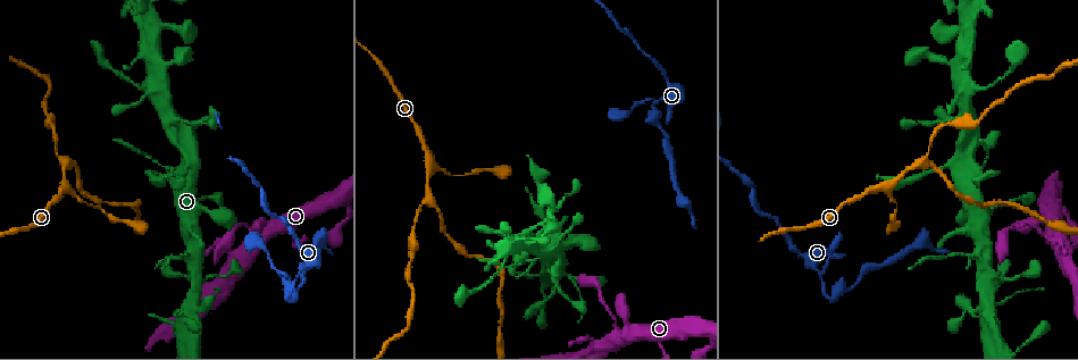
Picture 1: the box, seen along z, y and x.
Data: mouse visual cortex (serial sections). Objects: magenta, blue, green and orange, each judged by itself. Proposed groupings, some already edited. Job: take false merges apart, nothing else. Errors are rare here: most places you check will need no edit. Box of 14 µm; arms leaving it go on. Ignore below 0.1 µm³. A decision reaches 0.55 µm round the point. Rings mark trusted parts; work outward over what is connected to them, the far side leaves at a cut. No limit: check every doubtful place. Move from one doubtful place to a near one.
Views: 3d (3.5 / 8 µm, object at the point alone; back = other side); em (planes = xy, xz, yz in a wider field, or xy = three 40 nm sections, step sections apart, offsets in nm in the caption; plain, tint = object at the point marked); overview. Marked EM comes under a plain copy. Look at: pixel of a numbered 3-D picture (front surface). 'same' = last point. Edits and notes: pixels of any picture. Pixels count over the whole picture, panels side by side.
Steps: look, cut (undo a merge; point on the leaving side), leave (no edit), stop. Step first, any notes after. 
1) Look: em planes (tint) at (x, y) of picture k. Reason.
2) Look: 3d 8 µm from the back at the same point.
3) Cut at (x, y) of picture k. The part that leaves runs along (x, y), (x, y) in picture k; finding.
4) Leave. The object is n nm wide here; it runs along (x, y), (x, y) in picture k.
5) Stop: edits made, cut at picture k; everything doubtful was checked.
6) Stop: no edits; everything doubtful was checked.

Look: 3d 3.5 µm at (426, 199) of picture 1. Three-way junction.

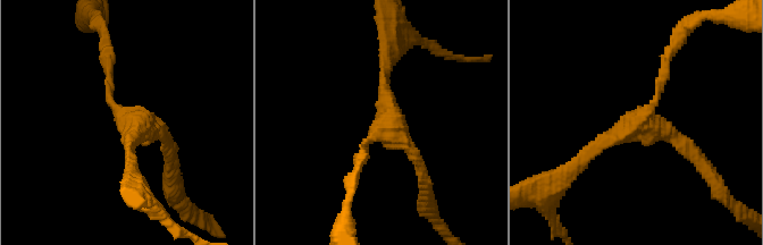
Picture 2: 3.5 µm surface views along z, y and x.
Look: em planes (tint) at (129, 119) of picture 2.

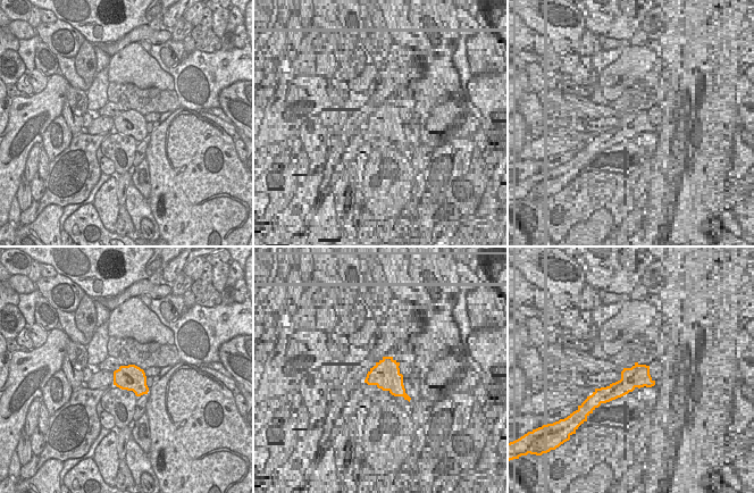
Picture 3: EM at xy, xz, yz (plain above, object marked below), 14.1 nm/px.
Look: em xy step 1 (tint) at the same point. Cut it another way.

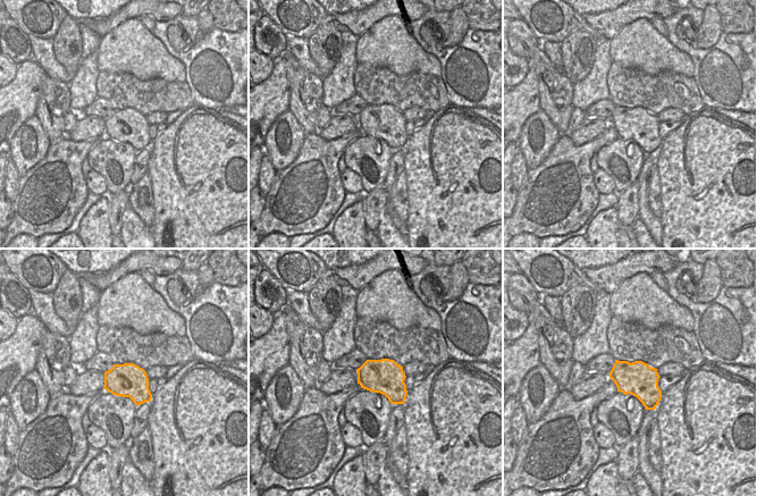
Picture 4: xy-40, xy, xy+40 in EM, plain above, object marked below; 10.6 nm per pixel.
Leave. 3 arms meet here; it runs along (383, 70), (383, 128), (408, 145), (421, 180) in picture 2; all the same cell.

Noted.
Look: 3d 3.5 µm at (823, 281) of picture 1. Two arms in line, one across.

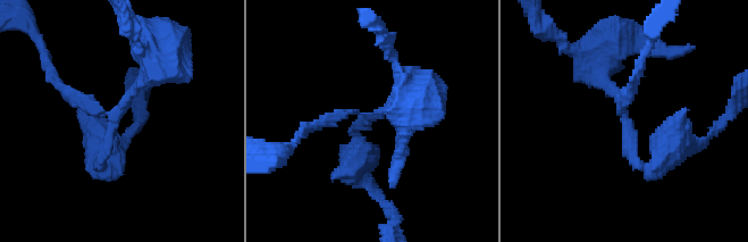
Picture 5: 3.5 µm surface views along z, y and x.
Look: em xy step 5 (tint) at (622, 120) of picture 5. 3 arms meet here; the arms are 200, 200, 250 nm wide.

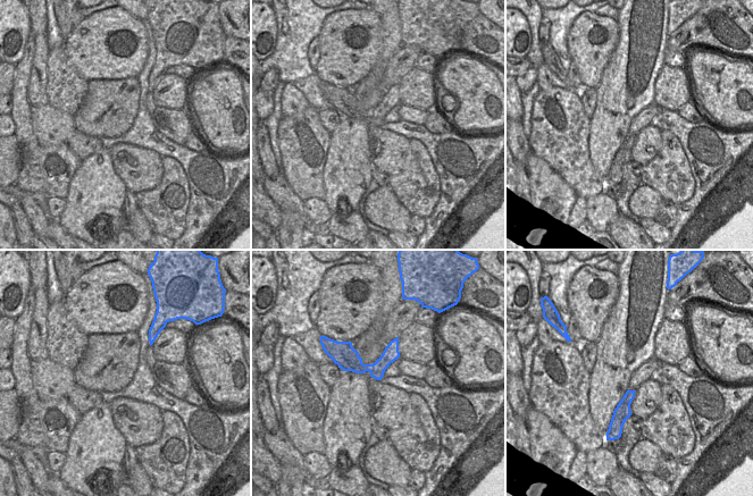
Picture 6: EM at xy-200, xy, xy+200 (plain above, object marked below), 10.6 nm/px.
Look: em planes (tint) at the same point.

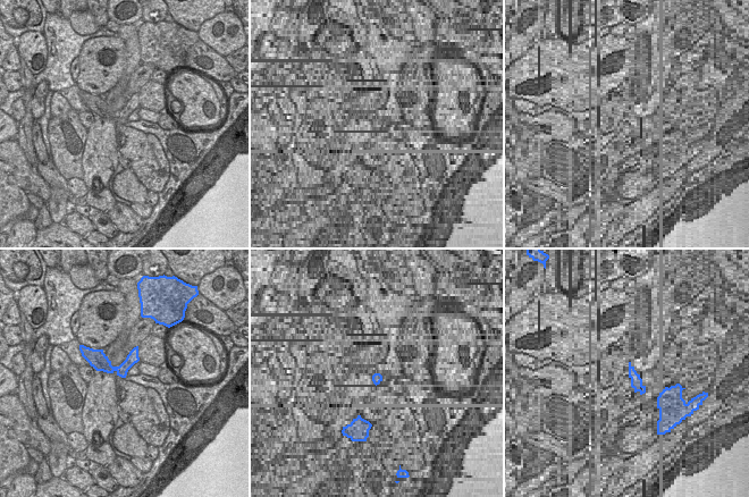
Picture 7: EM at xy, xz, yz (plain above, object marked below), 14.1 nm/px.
Leave. It runs along (601, 64), (632, 158), (660, 165) in picture 5; continuous, no second cell.

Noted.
Look: 3d 3.5 µm at (659, 128) of picture 1. Sudden change in width.

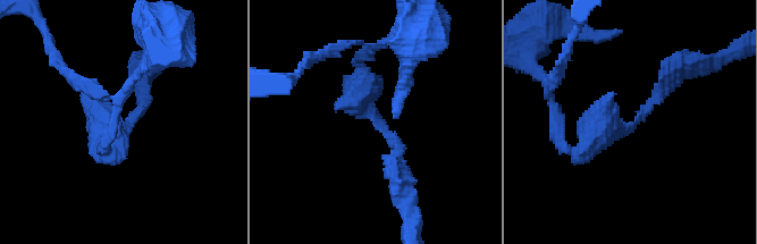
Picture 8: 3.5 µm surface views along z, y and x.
Look: em xy step 3 (tint) at (625, 128) of picture 8. Now the EM.

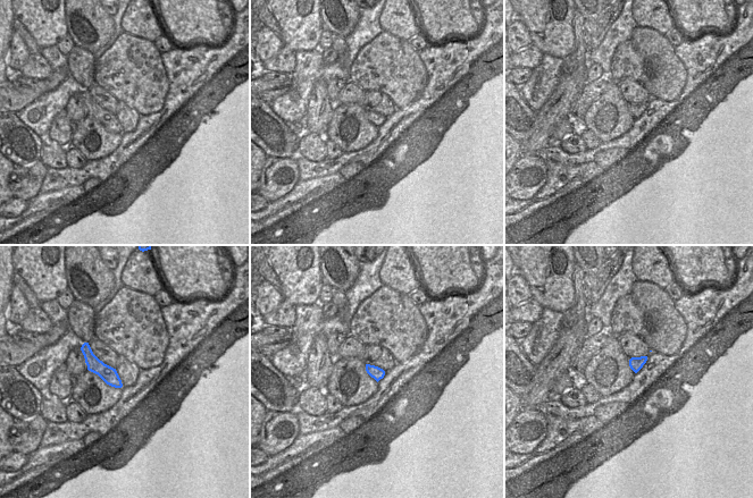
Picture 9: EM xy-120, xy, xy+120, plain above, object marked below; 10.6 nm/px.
Leave. It runs along (565, 149), (630, 128), (671, 76) in picture 8; one cell here.

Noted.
Stop: no edits; everything doubtful was checked.

